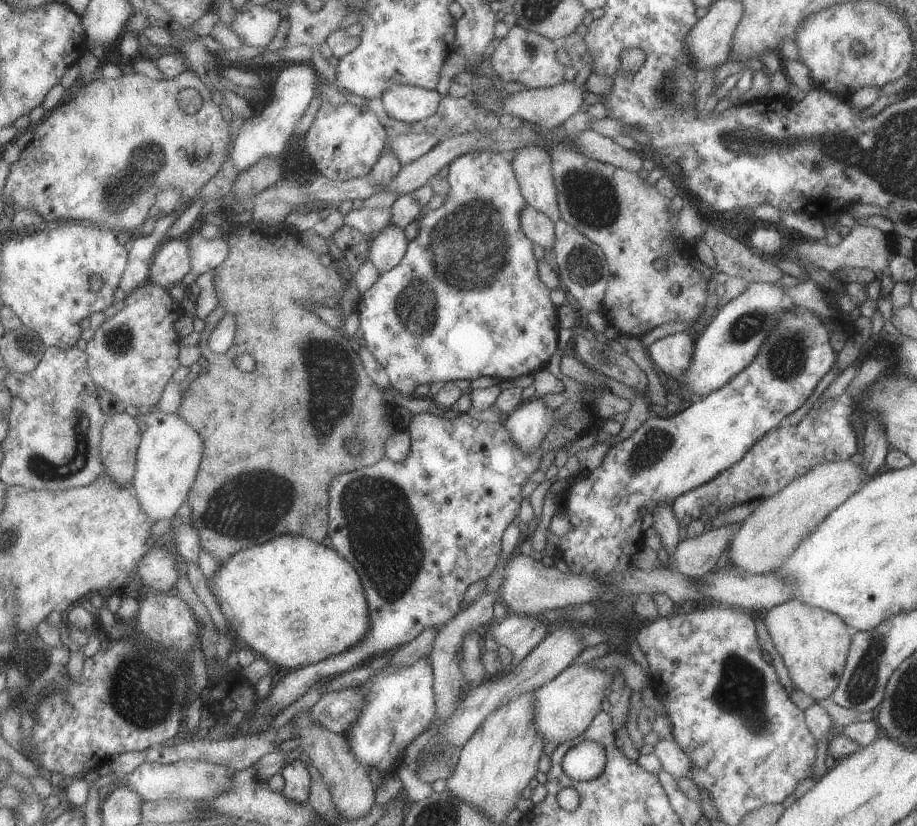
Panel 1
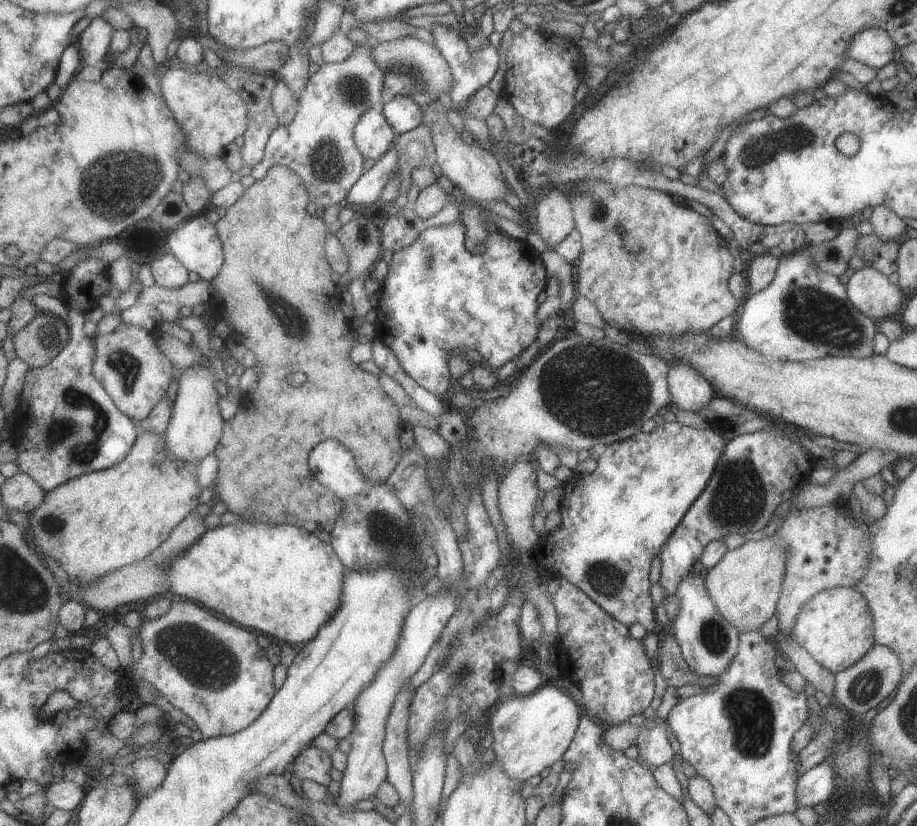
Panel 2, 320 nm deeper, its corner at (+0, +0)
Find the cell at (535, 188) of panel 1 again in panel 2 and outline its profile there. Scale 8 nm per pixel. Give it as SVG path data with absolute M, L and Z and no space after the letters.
M560 188L547 192L533 205L537 220L535 231L548 249L558 245L574 230L573 208L567 200L567 194Z

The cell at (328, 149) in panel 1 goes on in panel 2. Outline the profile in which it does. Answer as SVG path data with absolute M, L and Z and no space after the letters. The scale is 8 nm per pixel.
M367 110L355 126L355 142L363 156L379 161L392 148L399 134L382 112Z

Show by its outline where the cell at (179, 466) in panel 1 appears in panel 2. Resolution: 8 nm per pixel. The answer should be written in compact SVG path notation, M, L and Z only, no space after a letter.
M209 365L193 366L180 377L178 395L173 403L173 418L165 432L165 438L169 454L181 462L201 462L218 449L223 439L226 422L219 408L221 396L215 388L215 384L220 381Z

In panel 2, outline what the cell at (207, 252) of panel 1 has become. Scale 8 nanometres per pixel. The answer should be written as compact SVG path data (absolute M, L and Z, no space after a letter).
M206 212L173 230L168 236L168 247L200 280L213 281L225 265L223 242Z

